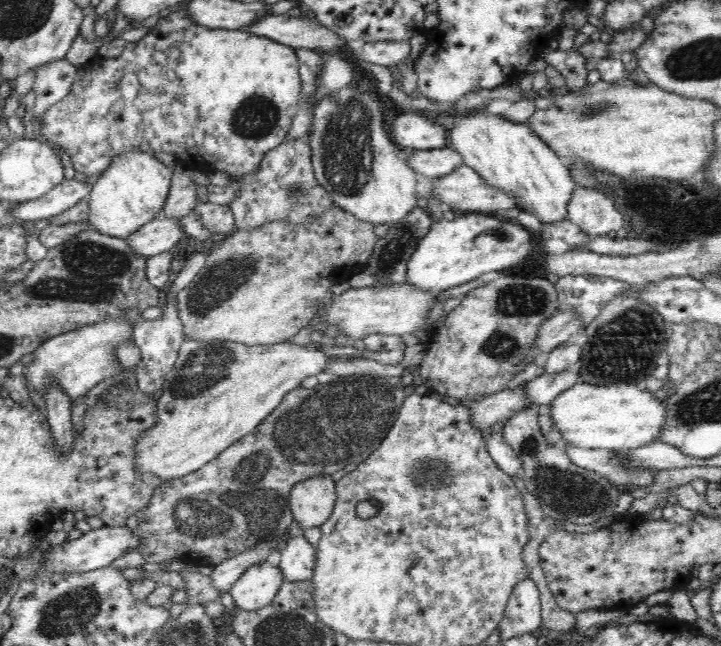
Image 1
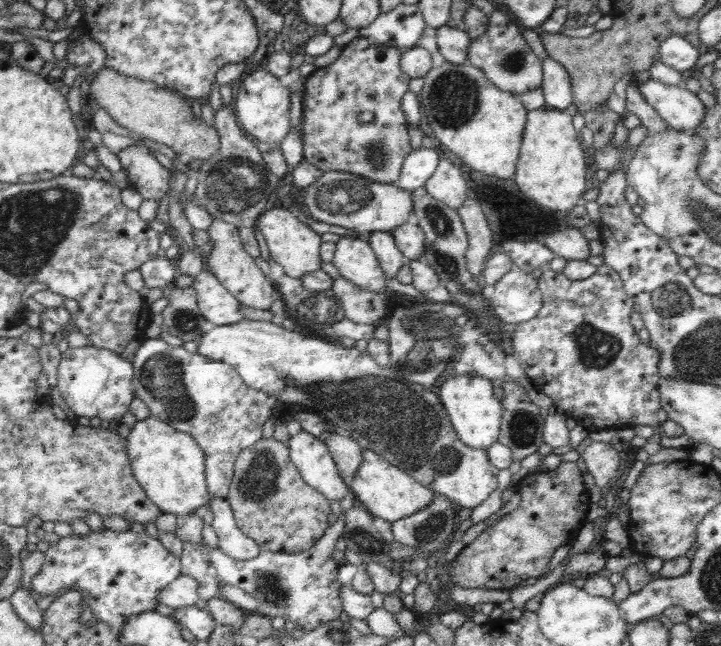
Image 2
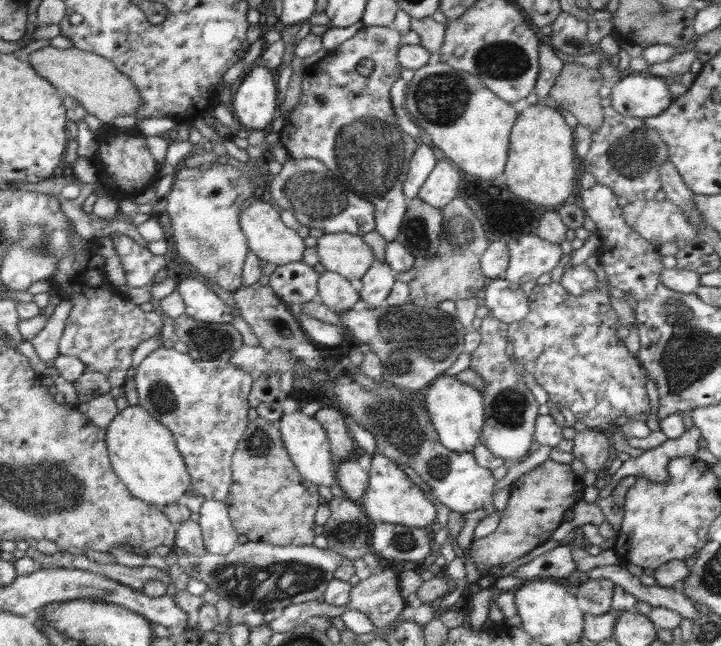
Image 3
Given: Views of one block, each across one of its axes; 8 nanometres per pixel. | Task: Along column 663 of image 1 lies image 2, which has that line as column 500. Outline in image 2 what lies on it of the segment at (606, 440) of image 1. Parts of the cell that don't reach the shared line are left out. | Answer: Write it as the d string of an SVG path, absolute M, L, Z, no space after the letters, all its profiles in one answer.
M456 374L447 379L436 392L440 395L454 432L458 433L462 443L472 448L486 450L498 440L504 410L501 400L494 395L494 384L490 379Z

